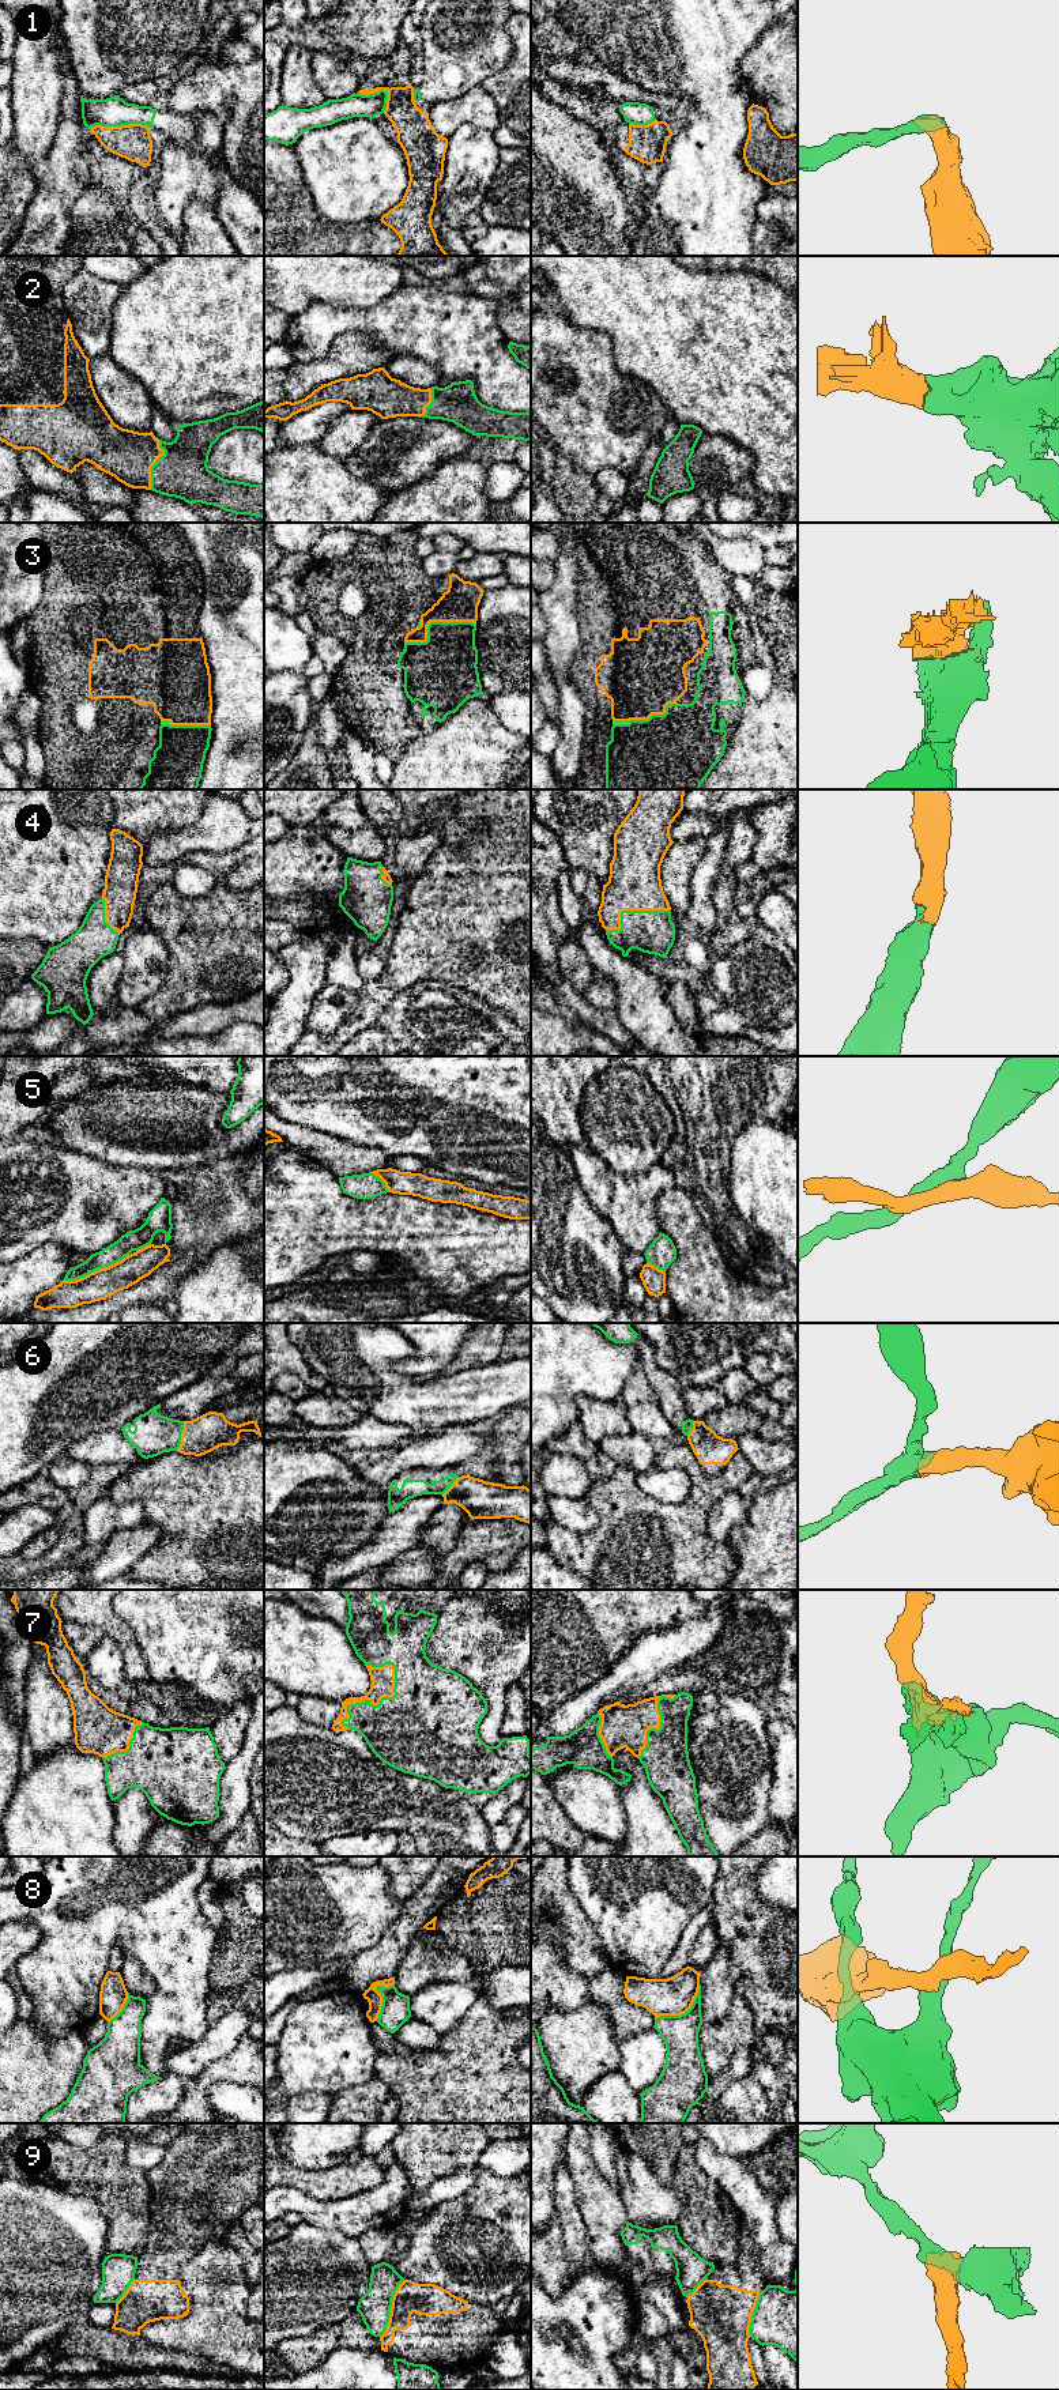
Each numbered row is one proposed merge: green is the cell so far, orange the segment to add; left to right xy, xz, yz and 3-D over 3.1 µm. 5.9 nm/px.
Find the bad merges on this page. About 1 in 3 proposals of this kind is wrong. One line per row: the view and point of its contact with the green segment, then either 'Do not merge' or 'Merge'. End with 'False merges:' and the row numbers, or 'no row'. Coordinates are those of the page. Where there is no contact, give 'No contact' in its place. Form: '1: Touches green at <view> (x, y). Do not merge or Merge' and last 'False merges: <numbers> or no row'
1: Touches green at xy (120, 125). Do not merge
2: Touches green at xy (155, 463). Merge
3: Touches green at yz (648, 719). Do not merge
4: Touches green at yz (629, 911). Merge
5: Touches green at xy (95, 1270). Do not merge
6: Touches green at xy (180, 1436). Merge
7: Touches green at xz (376, 1706). Merge
8: Touches green at yz (685, 2013). Do not merge
9: Touches green at xz (389, 2309). Do not merge
False merges: 1, 3, 5, 8, 9

